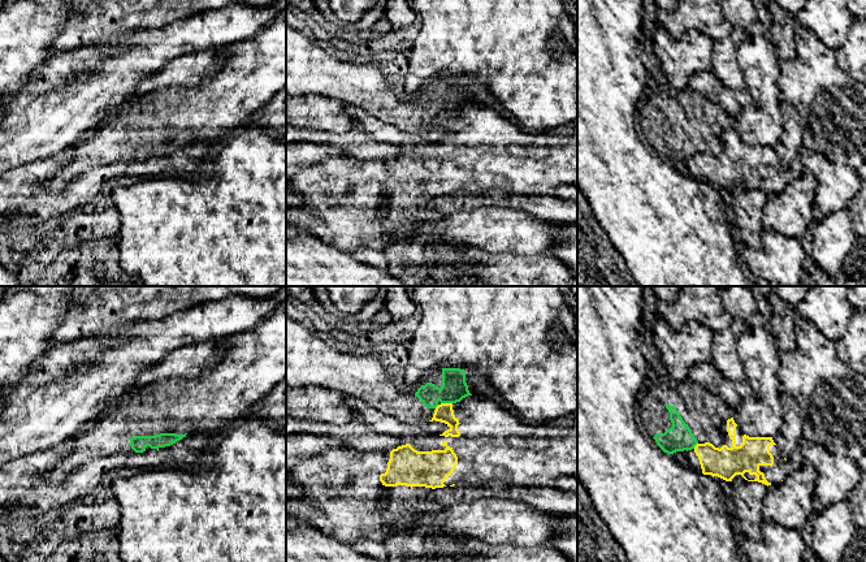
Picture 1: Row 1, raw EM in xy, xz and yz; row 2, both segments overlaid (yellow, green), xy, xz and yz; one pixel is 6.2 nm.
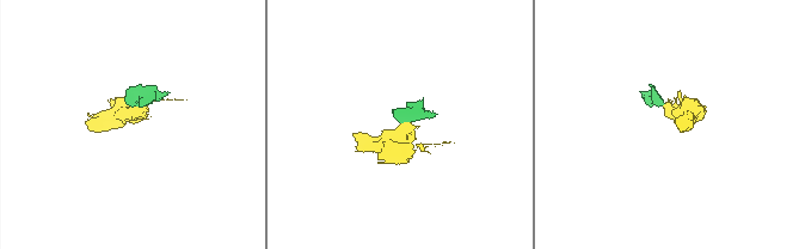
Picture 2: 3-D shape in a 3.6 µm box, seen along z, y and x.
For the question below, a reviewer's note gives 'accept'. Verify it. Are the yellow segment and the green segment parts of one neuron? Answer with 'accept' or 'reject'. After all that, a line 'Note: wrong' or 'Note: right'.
reject
Note: wrong

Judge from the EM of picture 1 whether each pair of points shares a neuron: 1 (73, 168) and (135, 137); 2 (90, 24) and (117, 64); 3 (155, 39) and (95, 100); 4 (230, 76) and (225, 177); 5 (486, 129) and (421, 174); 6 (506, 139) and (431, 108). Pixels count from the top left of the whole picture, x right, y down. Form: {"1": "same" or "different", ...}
{"1": "same", "2": "different", "3": "same", "4": "different", "5": "same", "6": "different"}

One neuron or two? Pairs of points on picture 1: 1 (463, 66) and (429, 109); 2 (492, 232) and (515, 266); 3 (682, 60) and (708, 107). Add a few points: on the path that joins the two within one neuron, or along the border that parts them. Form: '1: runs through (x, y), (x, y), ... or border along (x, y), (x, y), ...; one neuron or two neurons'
1: border along (463, 77), (432, 77), (425, 83); two neurons
2: border along (536, 254), (496, 253), (493, 255); two neurons
3: border along (662, 72), (674, 95), (688, 87); two neurons

